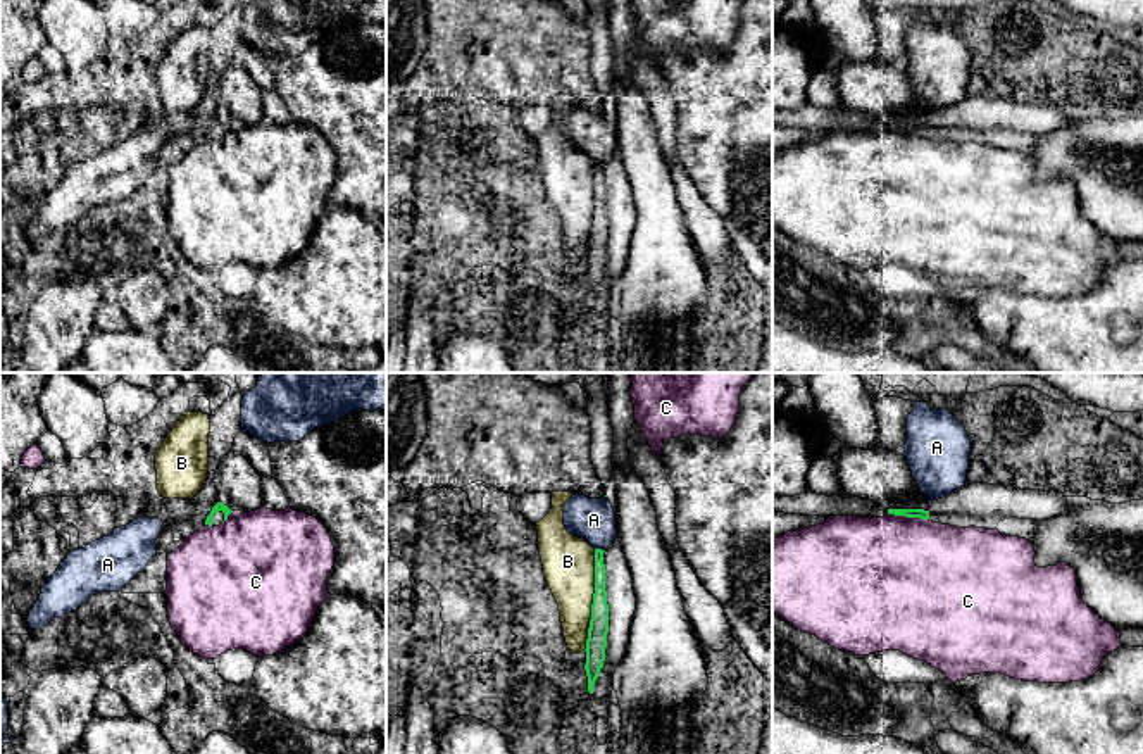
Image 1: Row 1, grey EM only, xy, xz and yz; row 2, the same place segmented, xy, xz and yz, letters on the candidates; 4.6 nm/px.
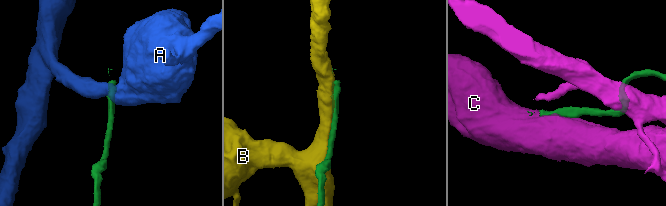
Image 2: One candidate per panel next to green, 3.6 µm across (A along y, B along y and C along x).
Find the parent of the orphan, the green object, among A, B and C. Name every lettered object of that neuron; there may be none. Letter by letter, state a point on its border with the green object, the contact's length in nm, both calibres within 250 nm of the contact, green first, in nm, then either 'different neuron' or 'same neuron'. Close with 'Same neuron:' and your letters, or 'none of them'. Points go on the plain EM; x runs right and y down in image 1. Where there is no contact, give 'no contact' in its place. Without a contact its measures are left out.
A: meets green in xz at (600, 163); contact 50 nm long; 60 nm thick on the green side, 200 nm on the other; different neuron
B: meets green in xz at (593, 213); contact 480 nm long; 100 nm thick on the green side, 240 nm on the other; different neuron
C: meets green in yz at (907, 130); contact 200 nm long; 50 nm thick on the green side, 500 nm on the other; different neuron
Same neuron: none of them

